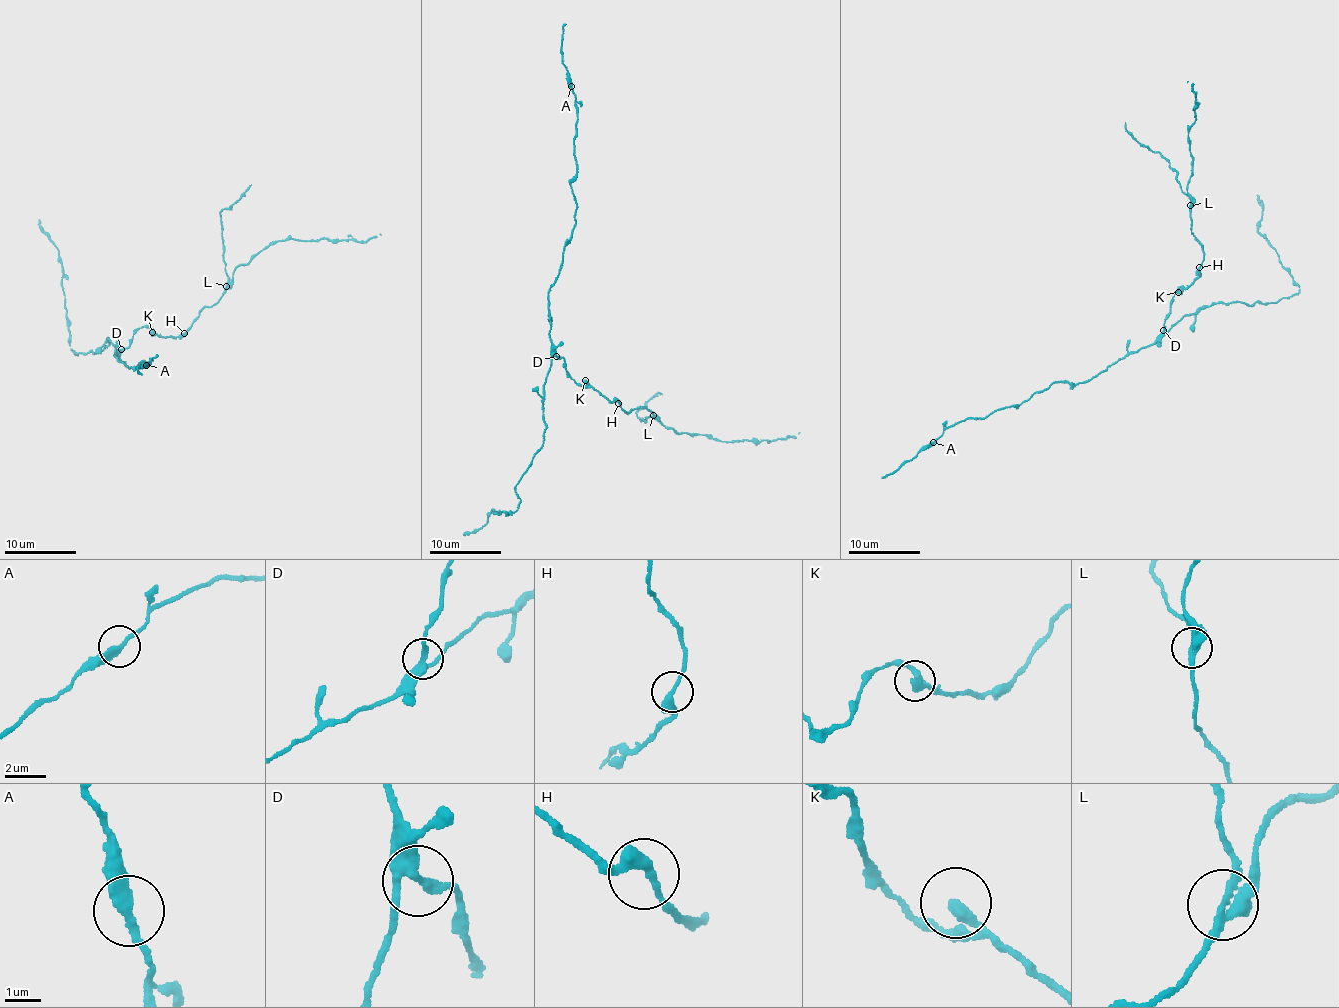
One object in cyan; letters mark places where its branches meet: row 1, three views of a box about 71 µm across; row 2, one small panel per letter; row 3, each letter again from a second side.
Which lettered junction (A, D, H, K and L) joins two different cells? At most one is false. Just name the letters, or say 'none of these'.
L

